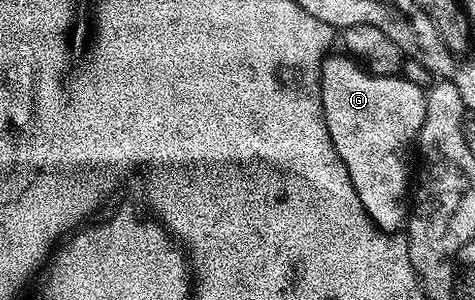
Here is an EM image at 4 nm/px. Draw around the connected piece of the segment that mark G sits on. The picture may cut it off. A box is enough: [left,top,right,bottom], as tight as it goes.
[321,57,426,233]

